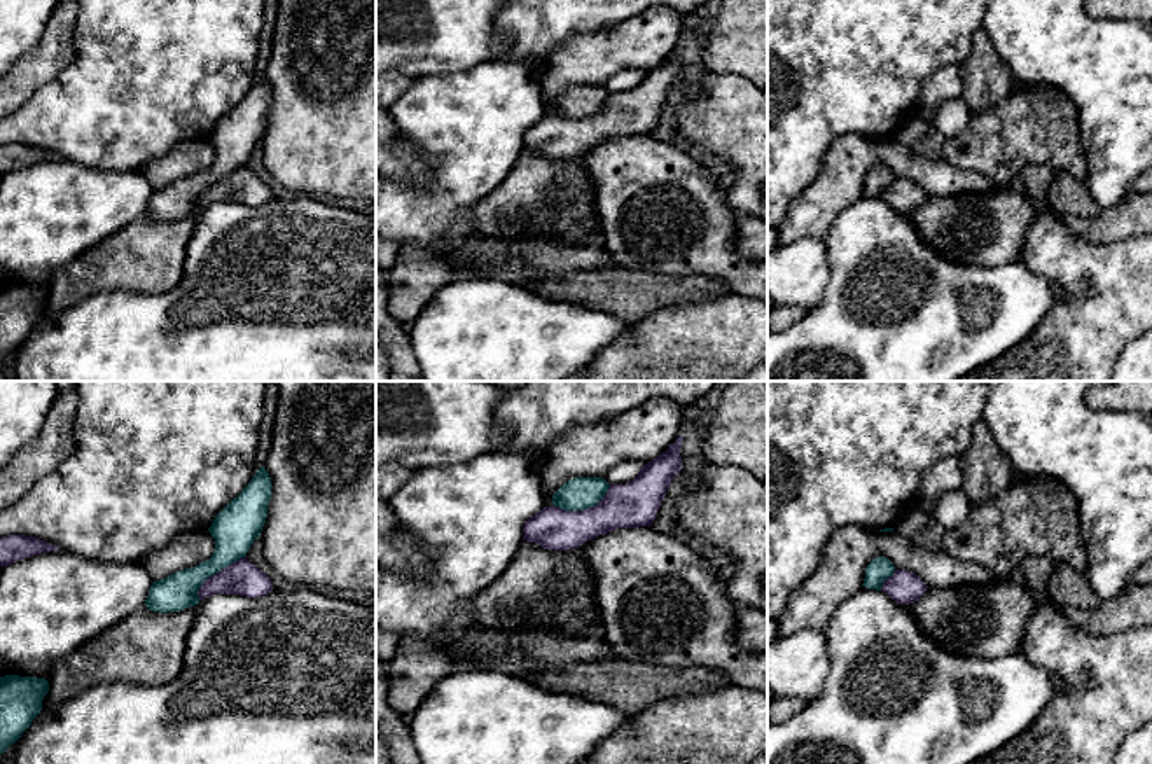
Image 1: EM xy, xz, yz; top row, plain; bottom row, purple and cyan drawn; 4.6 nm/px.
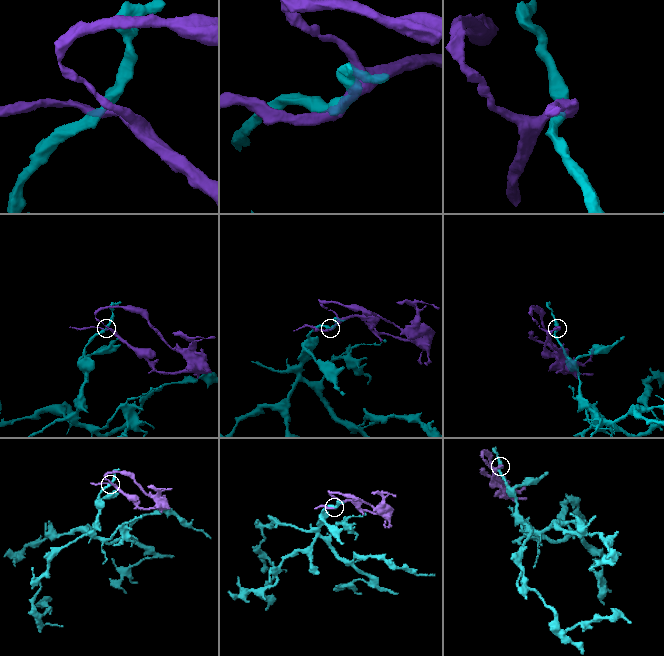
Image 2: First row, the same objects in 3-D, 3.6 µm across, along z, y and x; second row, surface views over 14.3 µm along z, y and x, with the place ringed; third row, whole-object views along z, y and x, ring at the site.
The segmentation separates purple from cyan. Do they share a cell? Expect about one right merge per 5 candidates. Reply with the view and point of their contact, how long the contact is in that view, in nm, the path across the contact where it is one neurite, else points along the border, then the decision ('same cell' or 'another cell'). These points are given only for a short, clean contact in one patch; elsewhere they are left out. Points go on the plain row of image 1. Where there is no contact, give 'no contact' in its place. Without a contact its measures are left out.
xz (584, 118) | 280 nm | along xz (610, 93), (593, 114), (582, 118), (555, 116) | another cell

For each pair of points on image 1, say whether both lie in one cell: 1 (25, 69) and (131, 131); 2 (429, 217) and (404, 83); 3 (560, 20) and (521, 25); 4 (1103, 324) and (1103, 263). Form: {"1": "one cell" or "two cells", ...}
{"1": "two cells", "2": "two cells", "3": "one cell", "4": "one cell"}

